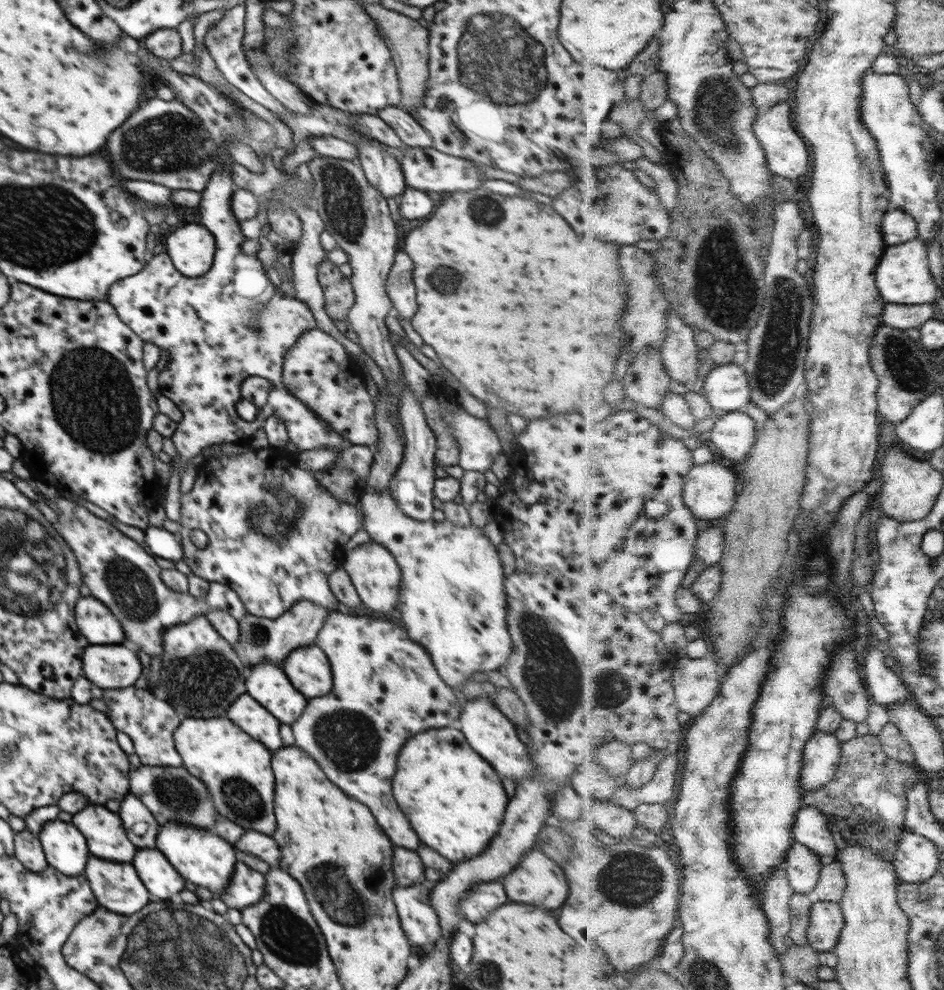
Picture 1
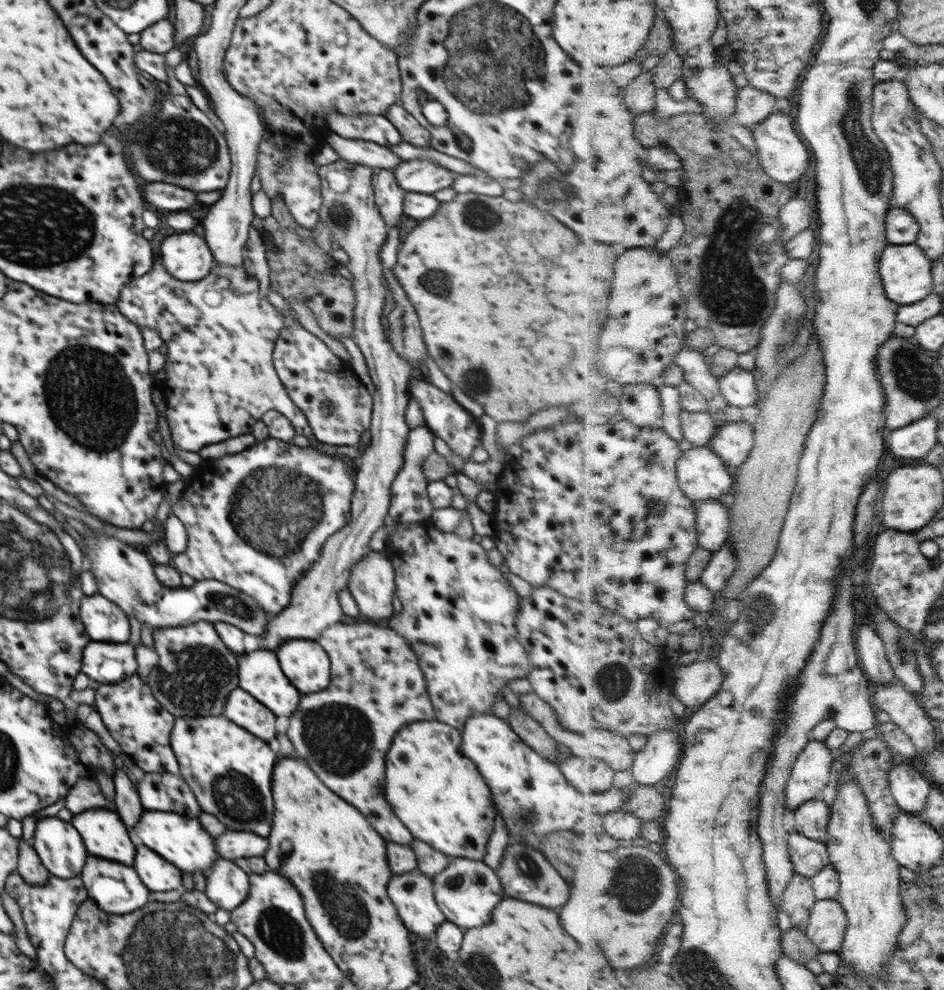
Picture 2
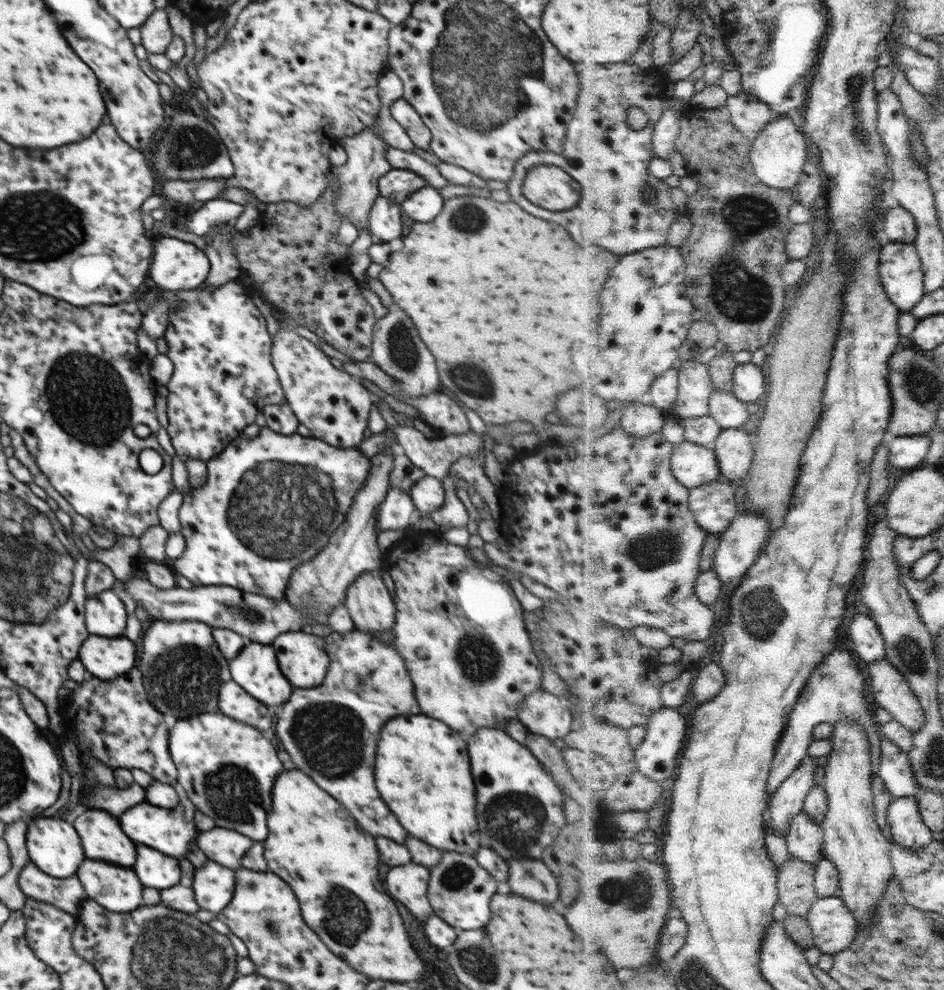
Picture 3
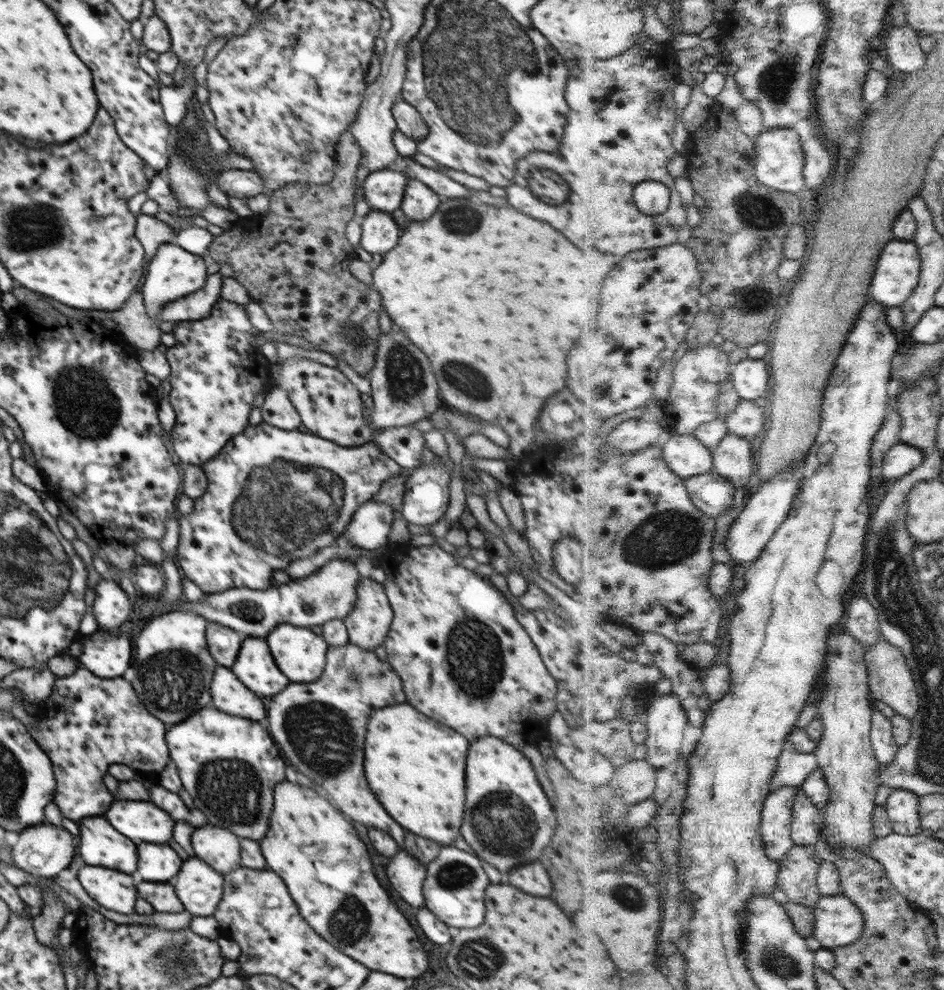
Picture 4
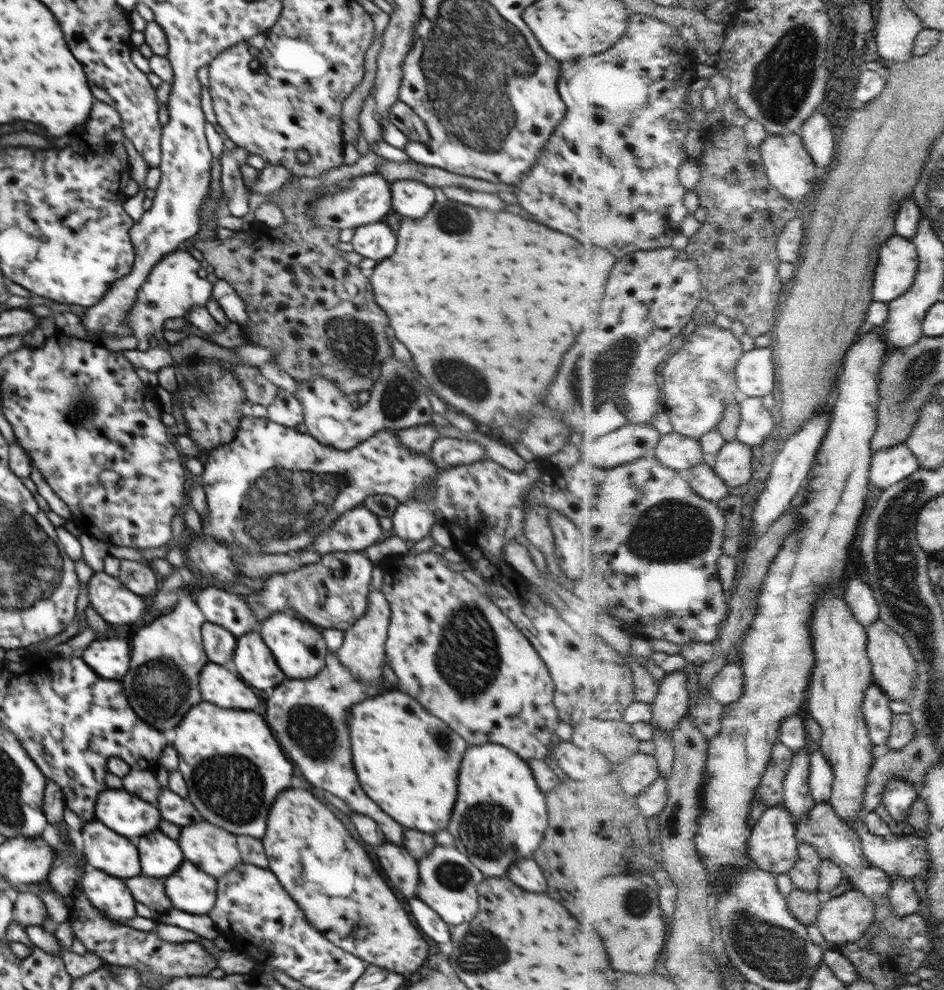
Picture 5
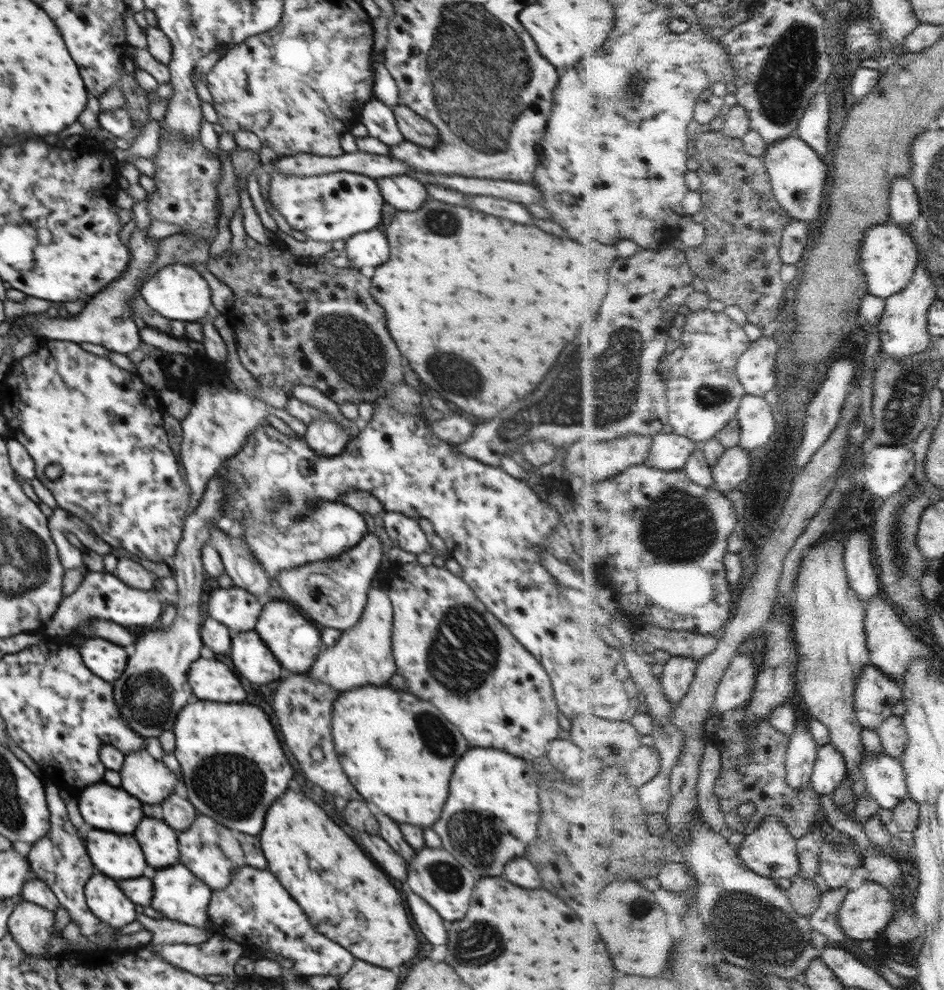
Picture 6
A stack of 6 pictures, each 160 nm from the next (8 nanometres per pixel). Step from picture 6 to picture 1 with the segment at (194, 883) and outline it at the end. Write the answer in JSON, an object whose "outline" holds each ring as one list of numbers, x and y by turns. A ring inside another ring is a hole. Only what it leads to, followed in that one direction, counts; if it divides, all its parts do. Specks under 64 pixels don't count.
{"outline":[[237,861,230,882,215,898,222,899,229,908,240,910,258,902,264,891,265,875]]}

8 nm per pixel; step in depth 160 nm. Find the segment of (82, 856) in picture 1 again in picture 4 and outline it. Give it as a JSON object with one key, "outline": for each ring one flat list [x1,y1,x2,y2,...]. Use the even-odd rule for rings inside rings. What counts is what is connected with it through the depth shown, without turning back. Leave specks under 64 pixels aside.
{"outline":[[48,822,35,824,15,835,13,848,11,848,16,867,44,879,54,879,62,870,66,870,70,866,76,850,74,836,68,830,64,830,64,827]]}

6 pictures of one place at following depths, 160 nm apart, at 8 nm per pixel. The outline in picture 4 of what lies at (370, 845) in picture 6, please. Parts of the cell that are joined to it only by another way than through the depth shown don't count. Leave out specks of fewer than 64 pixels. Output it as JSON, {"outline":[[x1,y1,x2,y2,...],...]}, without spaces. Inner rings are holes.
{"outline":[[402,848,390,858,387,865,388,878,396,892,414,908,422,908,425,904,423,895,424,879,427,875,425,864,416,860]]}

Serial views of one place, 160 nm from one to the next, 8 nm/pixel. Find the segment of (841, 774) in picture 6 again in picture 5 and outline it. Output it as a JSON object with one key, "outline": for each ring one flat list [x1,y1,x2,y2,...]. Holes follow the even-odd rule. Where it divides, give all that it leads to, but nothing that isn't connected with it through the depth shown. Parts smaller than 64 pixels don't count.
{"outline":[[820,748,812,754,813,774,811,787,817,802,830,801,833,798,833,786,837,775,829,757]]}

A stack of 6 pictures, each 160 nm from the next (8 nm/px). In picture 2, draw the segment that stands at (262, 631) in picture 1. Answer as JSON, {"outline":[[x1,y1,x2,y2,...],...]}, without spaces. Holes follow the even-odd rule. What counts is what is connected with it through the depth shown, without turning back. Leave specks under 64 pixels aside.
{"outline":[[342,159,330,163,328,166,318,166,317,168,317,172,320,174,323,183,321,192,324,196,321,210,319,211,319,220,326,224,326,228,330,229,332,240,336,241,339,247,348,255,349,262,347,262,346,266,353,274,352,281,353,289,355,290,355,307,353,308,354,330,351,338,365,356,370,378,372,378,375,386,371,427,369,428,371,432,371,444,367,446,366,451,357,460,358,469,355,474,355,491,351,498,351,518,348,521,348,525,340,529,340,531,336,532,326,541,326,544,322,547,322,553,320,553,318,561,298,580,298,583,293,585,290,605,267,622,265,631,260,636,262,638,262,648,266,648,266,650,274,651,287,640,306,639,314,641,325,628,337,623,342,618,343,610,338,600,338,592,348,586,349,574,353,565,358,564,358,560,364,560,364,556,371,551,369,544,373,534,386,524,389,516,391,486,404,462,404,451,410,429,404,419,404,414,410,399,407,388,409,387,412,372,407,360,402,358,399,352,396,352,396,349,389,341,389,336,384,331,380,318,382,316,382,309,384,308,386,289,382,284,382,270,384,270,384,266,380,261,378,253,382,250,384,242,386,242,389,226,380,214,375,201,373,171,372,168,364,164,350,163]]}

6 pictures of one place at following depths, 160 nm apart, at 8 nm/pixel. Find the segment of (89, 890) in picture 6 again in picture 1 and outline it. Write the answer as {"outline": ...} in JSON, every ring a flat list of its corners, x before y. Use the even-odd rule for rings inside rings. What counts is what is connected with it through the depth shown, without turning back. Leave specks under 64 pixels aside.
{"outline":[[92,856,86,864,86,878,100,906,118,914,136,914,148,902,150,894,138,878,132,864,106,862]]}

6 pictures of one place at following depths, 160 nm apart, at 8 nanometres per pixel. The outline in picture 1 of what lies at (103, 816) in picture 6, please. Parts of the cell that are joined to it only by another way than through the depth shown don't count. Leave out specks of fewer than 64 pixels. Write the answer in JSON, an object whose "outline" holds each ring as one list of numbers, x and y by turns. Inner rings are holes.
{"outline":[[173,820,170,824,160,828,156,836,156,846,170,860,170,864,174,864,174,868,178,870,182,878,196,884,197,887,203,886,214,894,223,892,227,887,238,861,234,846,212,830,206,831,184,824,176,824]]}

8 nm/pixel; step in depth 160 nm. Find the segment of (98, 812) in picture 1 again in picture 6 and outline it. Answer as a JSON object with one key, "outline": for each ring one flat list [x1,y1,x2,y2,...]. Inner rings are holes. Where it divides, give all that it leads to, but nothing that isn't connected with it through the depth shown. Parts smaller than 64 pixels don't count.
{"outline":[[90,830,86,834,86,850,96,870,115,880,137,879,146,868,146,861,132,834,114,834]]}

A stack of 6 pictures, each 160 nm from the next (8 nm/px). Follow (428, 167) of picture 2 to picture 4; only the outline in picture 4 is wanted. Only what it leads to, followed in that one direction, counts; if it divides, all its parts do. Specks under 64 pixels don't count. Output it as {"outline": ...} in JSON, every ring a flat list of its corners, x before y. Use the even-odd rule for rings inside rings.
{"outline":[[391,169,376,170,368,174,363,190,371,211,392,213,400,209,408,180,410,179,403,173]]}

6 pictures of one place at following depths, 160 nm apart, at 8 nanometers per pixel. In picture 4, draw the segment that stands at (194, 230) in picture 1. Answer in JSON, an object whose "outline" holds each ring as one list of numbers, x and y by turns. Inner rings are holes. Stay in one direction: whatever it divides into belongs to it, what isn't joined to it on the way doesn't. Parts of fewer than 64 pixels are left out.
{"outline":[[174,241,161,244,147,266,146,280,142,287,143,301,150,320,161,311,166,303,184,298,200,290,207,279,206,264,201,255,195,255,178,246]]}

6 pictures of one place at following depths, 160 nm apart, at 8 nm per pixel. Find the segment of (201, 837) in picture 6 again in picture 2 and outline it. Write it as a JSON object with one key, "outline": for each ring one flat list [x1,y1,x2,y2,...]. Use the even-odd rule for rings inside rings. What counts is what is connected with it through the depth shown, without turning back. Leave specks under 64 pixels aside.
{"outline":[[228,830,215,837,220,858,235,861,240,857,262,857,268,848,268,840,253,832]]}

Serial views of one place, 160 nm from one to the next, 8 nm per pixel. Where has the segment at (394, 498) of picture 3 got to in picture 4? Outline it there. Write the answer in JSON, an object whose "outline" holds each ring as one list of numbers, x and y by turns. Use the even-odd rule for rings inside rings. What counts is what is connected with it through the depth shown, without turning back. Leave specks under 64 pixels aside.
{"outline":[[374,499,366,501,355,510,341,537,352,546,368,552,382,549,389,543,395,509,398,508]]}

